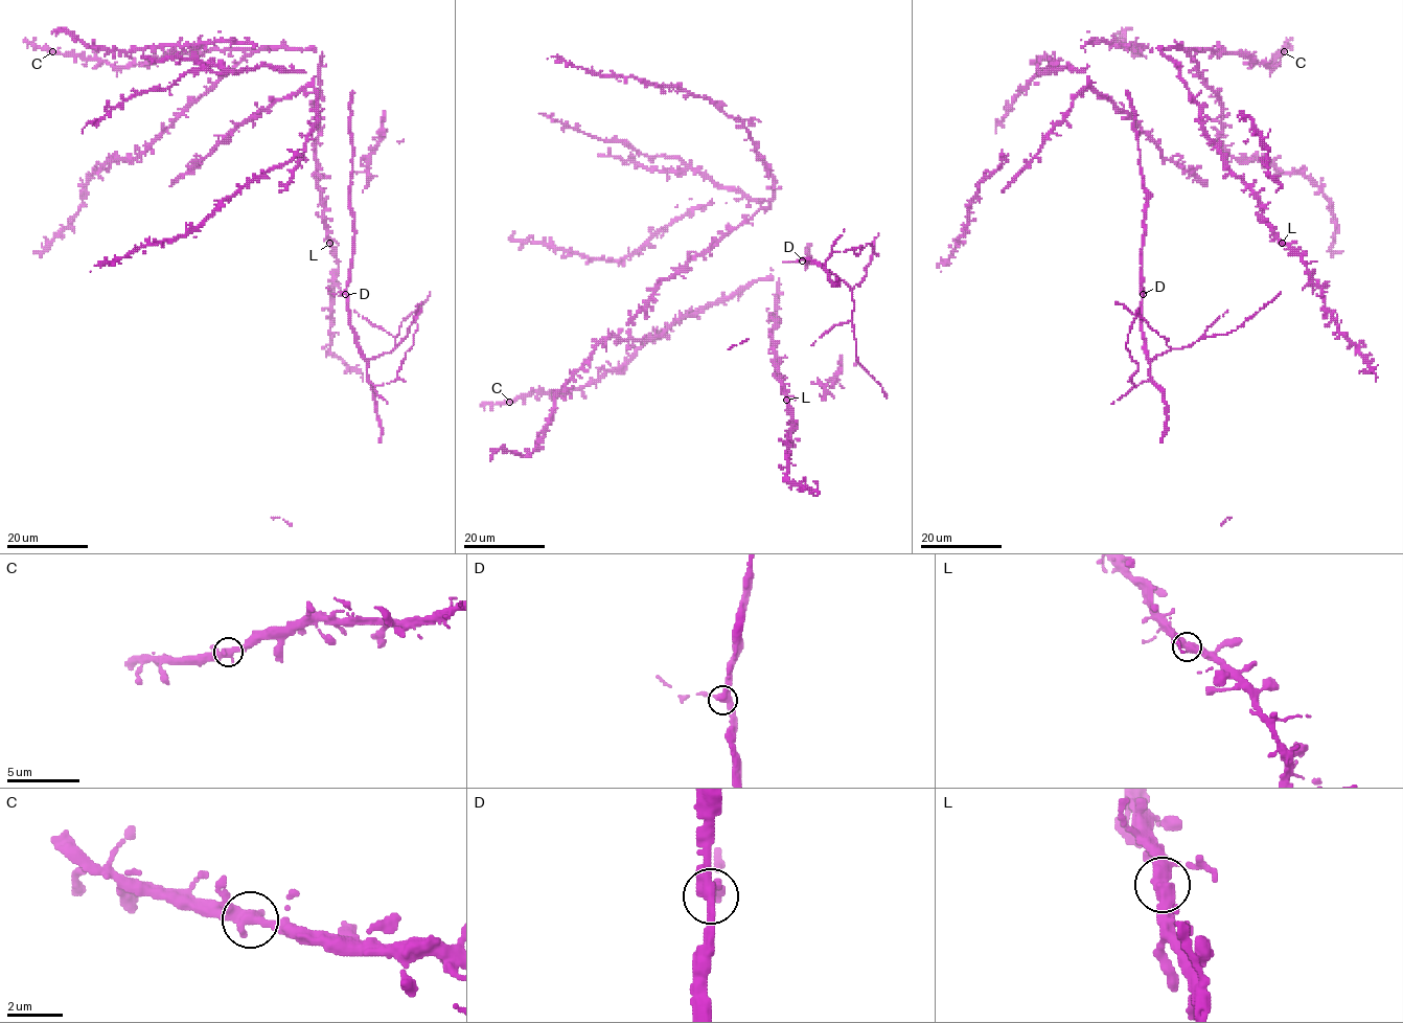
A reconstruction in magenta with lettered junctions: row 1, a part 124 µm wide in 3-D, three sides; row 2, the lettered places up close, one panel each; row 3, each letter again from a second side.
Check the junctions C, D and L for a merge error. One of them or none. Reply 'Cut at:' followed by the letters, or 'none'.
Cut at: none

